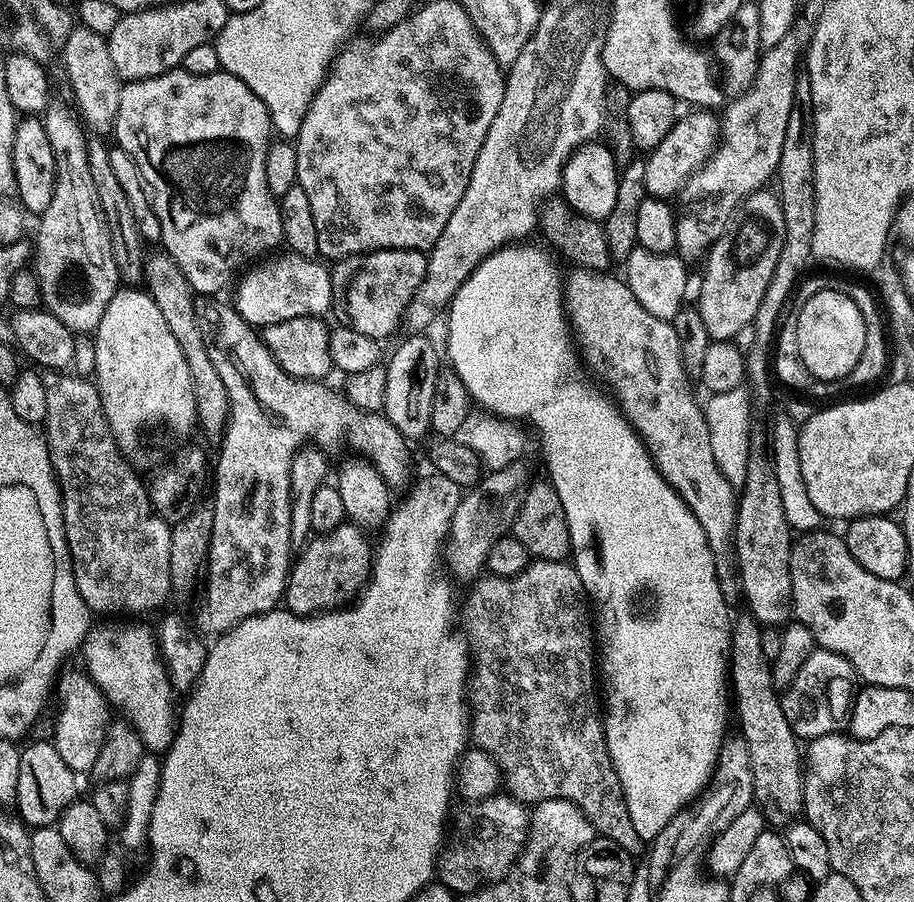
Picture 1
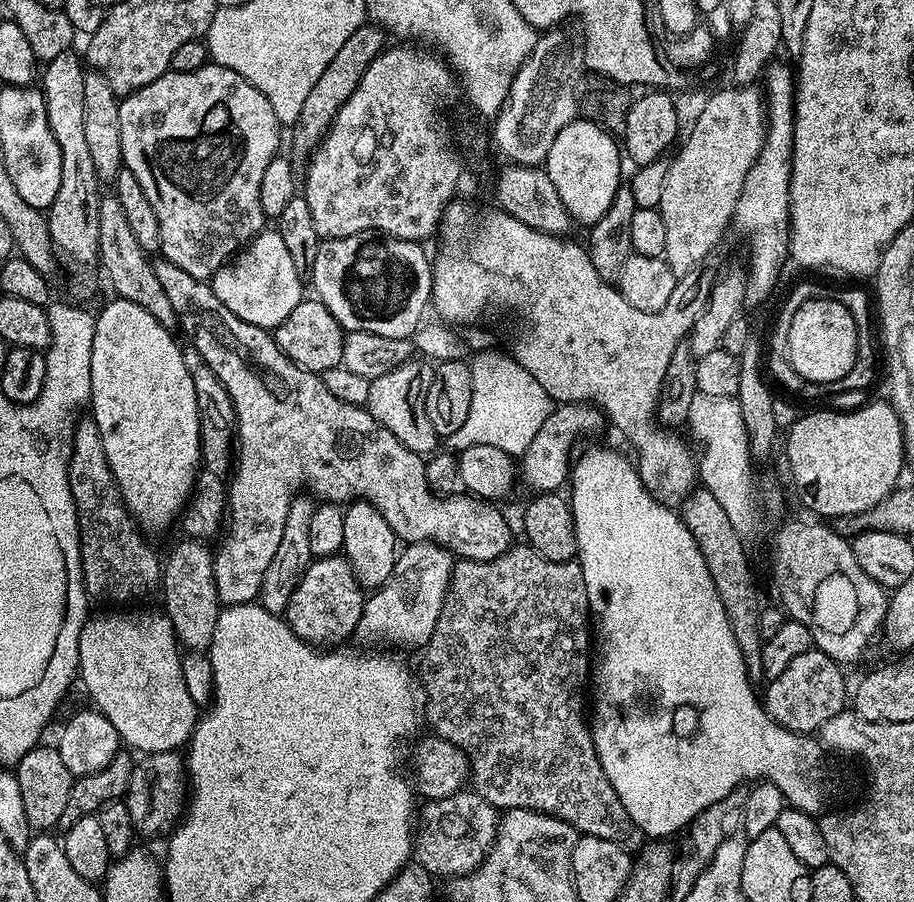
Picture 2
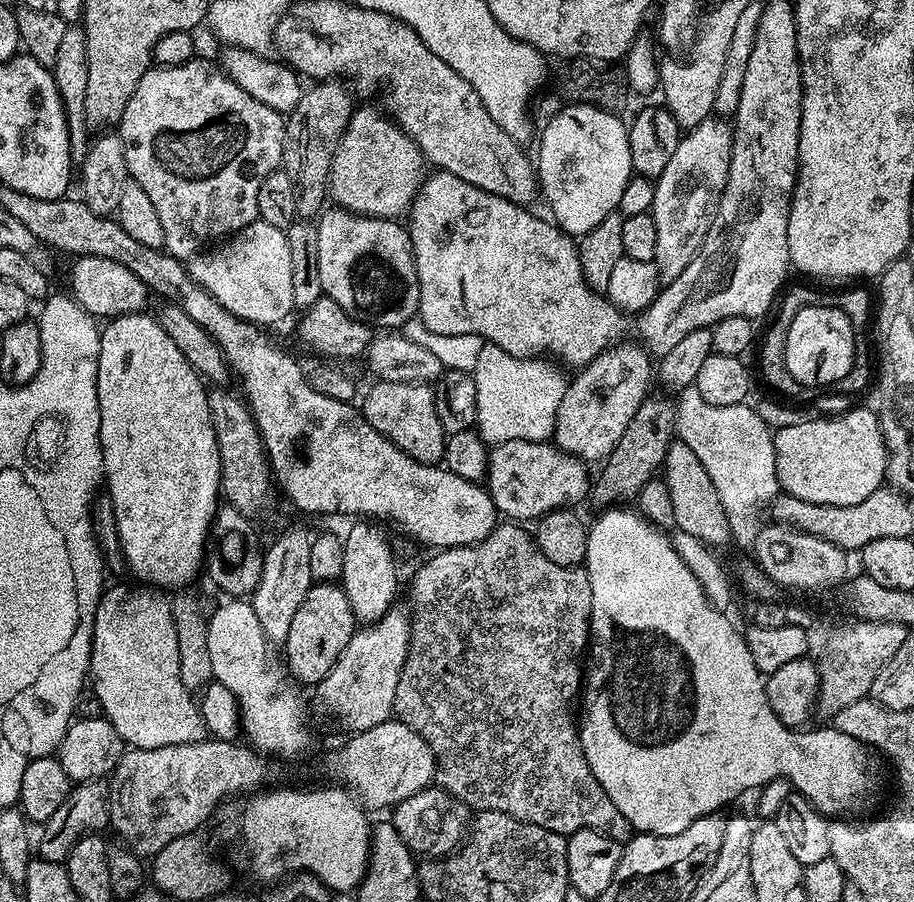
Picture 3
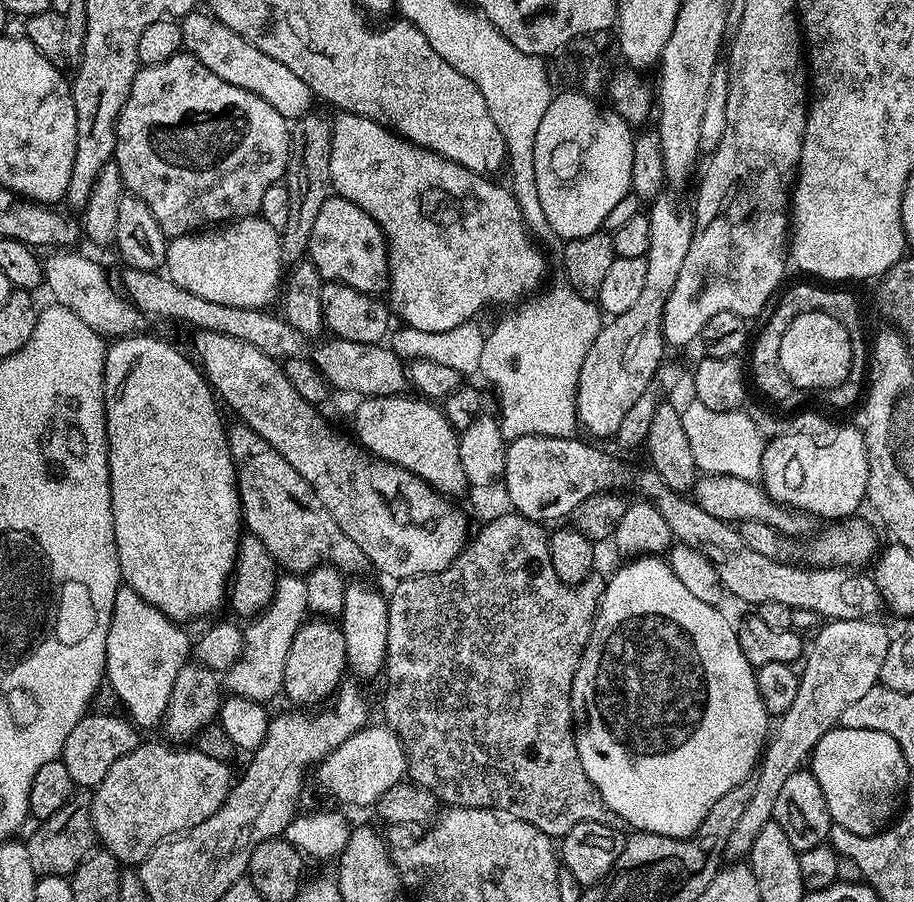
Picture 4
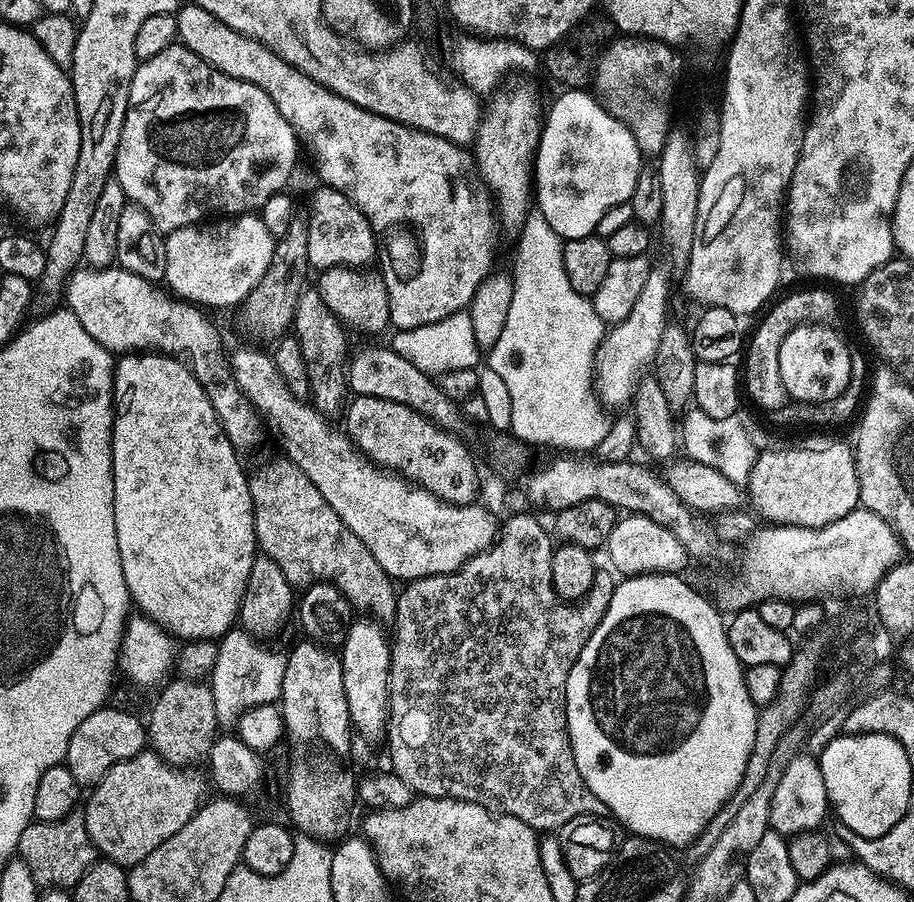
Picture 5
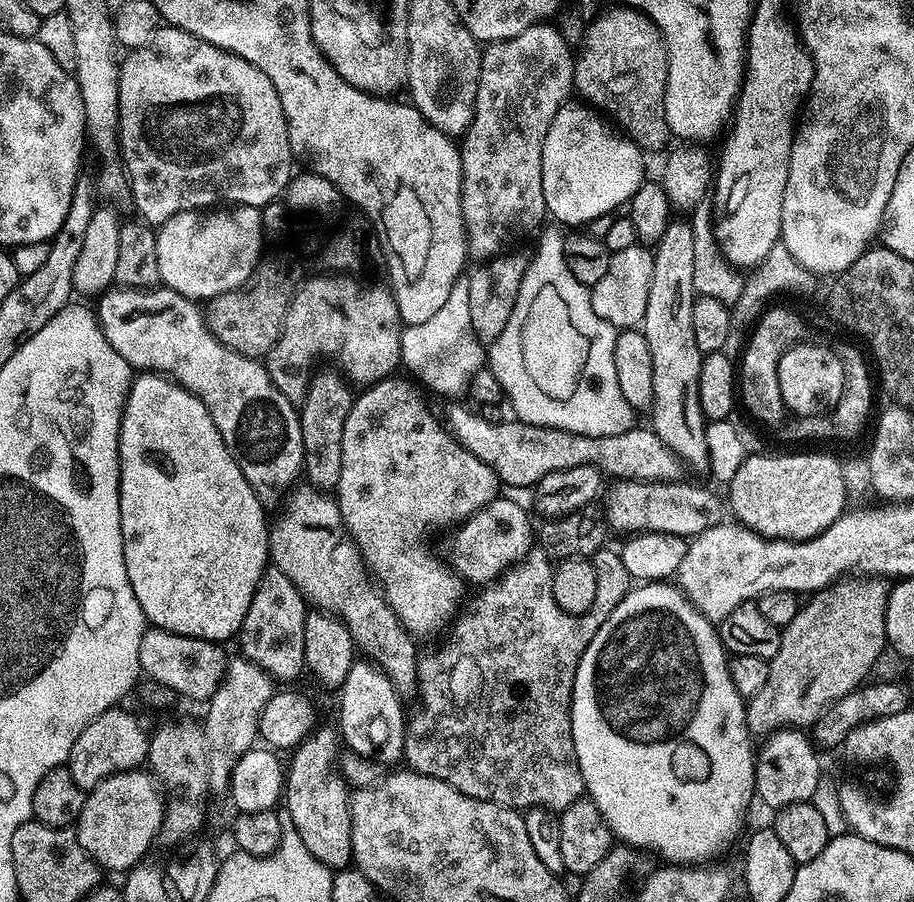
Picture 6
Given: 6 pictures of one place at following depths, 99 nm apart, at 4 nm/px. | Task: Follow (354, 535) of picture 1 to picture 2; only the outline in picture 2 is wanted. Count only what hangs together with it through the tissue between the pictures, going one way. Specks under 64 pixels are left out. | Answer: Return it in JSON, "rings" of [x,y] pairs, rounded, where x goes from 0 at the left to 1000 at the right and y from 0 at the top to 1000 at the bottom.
{"rings":[[[375,614],[365,616],[352,616],[342,620],[337,631],[330,636],[326,650],[317,659],[313,686],[315,693],[322,698],[326,707],[330,707],[336,714],[342,716],[372,716],[380,705],[388,702],[393,686],[396,685],[398,666],[400,664],[399,653],[392,645],[383,623]]]}

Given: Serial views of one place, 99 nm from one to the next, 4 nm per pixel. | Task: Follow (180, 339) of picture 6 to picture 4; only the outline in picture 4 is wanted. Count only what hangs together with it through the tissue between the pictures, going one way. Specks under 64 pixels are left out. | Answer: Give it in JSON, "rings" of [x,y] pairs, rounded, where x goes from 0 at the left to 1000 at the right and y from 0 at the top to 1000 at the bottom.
{"rings":[[[61,277],[47,285],[48,315],[58,328],[60,336],[67,341],[74,341],[90,357],[94,357],[97,368],[106,368],[115,375],[130,375],[132,373],[148,373],[160,358],[156,346],[152,346],[144,338],[144,334],[137,330],[130,323],[123,320],[114,297],[105,288],[83,279],[88,277]]]}

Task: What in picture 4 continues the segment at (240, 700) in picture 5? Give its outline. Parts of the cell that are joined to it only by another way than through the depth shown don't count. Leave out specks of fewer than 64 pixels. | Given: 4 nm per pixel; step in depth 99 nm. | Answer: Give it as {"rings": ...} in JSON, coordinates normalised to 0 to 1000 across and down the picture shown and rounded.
{"rings":[[[311,636],[303,642],[300,663],[293,673],[275,688],[272,696],[266,697],[267,718],[261,729],[254,735],[243,749],[243,758],[253,771],[268,772],[269,775],[294,778],[311,765],[313,747],[313,721],[322,712],[329,692],[335,686],[335,645],[328,636]]]}

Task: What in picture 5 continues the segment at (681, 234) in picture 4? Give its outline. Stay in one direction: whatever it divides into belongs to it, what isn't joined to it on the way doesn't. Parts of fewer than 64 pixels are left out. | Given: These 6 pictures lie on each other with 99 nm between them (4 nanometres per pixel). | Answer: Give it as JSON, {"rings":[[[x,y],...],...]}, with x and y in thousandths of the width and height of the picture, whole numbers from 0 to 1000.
{"rings":[[[714,296],[707,308],[707,317],[698,326],[689,348],[681,357],[668,360],[661,369],[661,378],[652,392],[650,417],[654,425],[654,437],[662,449],[684,448],[690,445],[696,424],[705,407],[718,398],[720,379],[729,363],[726,353],[731,348],[731,308],[722,297]]]}

